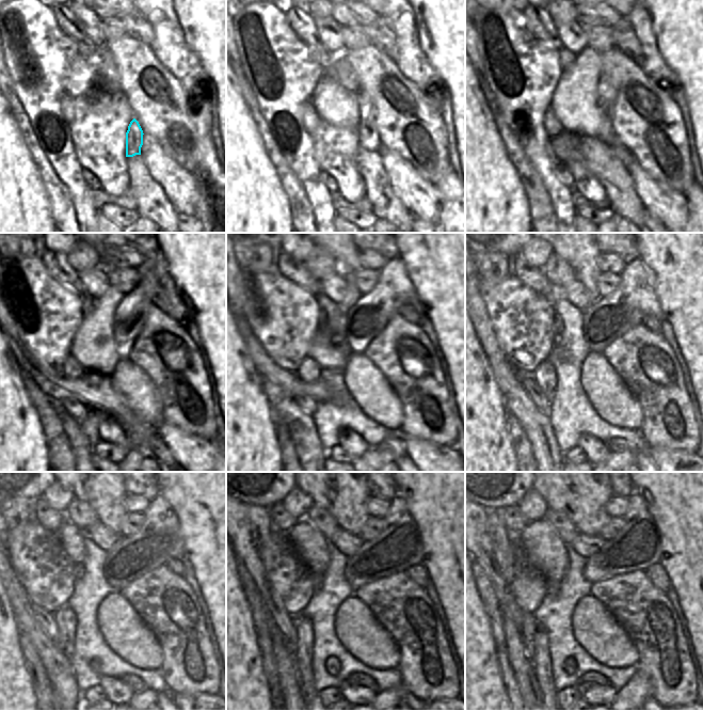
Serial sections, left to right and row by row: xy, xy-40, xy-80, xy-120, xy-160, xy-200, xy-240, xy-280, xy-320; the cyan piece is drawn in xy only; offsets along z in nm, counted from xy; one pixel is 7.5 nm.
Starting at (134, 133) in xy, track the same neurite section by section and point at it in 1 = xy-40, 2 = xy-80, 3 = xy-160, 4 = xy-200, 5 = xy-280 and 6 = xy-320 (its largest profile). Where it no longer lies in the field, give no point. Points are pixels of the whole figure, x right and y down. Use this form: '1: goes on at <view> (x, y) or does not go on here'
1: goes on at xy-40 (368, 138)
2: goes on at xy-80 (606, 92)
3: goes on at xy-160 (371, 313)
4: goes on at xy-200 (607, 318)
5: goes on at xy-280 (398, 547)
6: goes on at xy-320 (638, 546)

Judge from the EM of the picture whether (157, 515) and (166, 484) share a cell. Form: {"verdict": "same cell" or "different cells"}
{"verdict": "different cells"}

